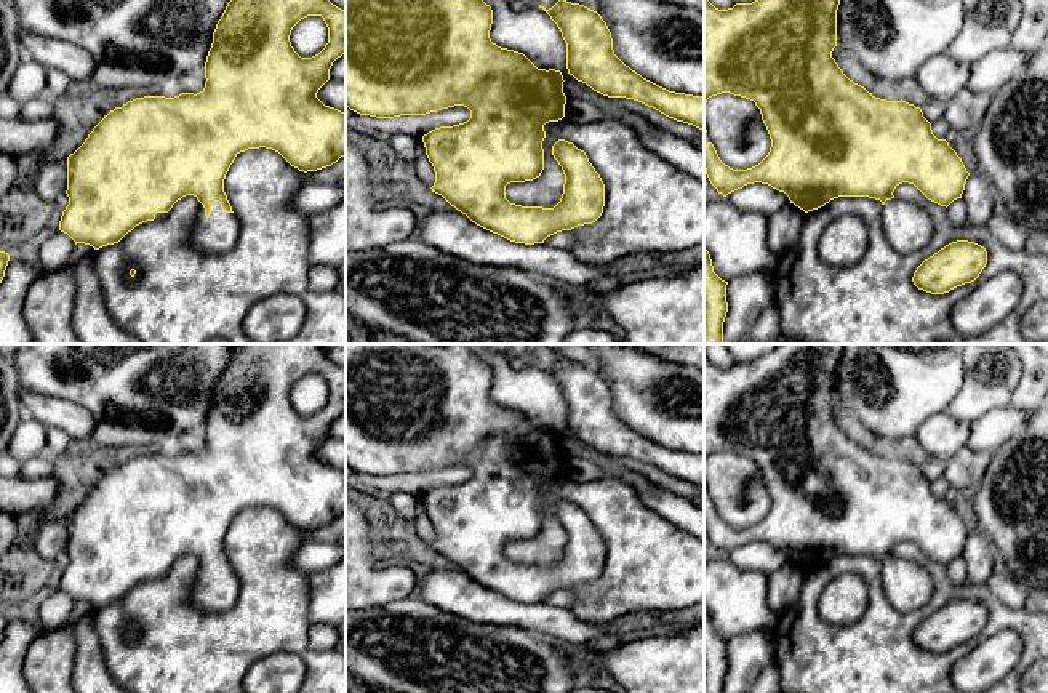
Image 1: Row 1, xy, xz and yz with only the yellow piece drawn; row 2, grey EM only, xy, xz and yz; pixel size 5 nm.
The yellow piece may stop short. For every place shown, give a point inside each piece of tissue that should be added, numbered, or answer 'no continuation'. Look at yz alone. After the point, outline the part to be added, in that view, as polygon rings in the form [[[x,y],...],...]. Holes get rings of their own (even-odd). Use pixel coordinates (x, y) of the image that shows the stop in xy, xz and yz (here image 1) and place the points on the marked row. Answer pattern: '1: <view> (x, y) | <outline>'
1: yz (908, 228) | [[[898,198],[885,202],[882,224],[888,243],[899,254],[922,250],[933,235],[933,222],[928,213],[917,205]]]

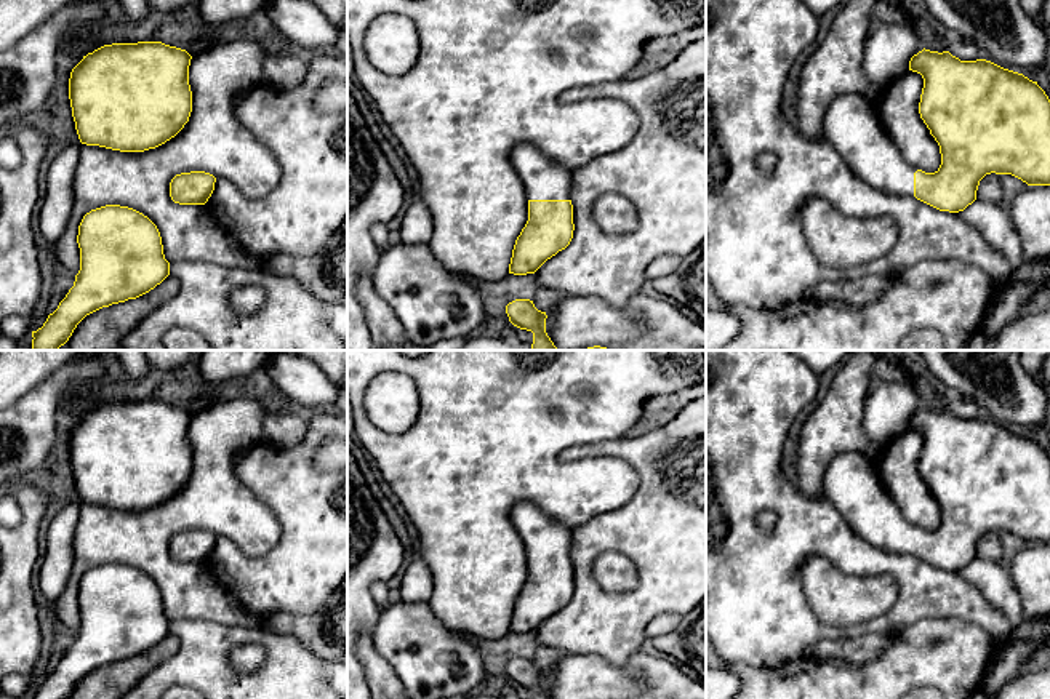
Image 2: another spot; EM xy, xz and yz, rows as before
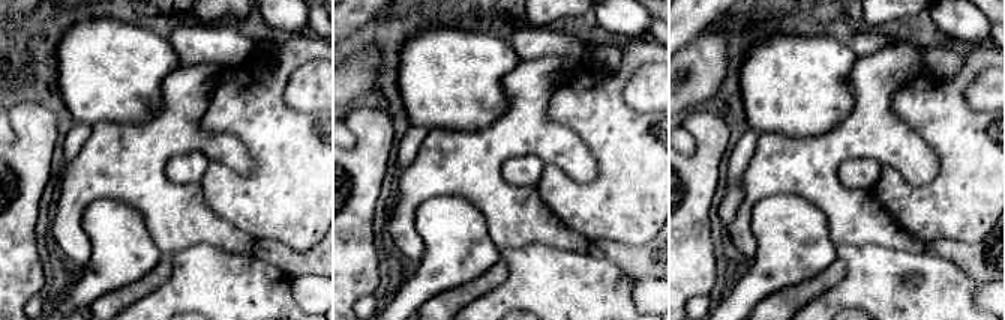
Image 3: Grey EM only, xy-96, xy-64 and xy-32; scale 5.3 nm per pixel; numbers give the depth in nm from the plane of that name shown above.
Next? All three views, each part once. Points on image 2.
1: xz (545, 179) | [[[517,146],[512,162],[528,200],[570,200],[573,168],[544,157],[535,146]]]

